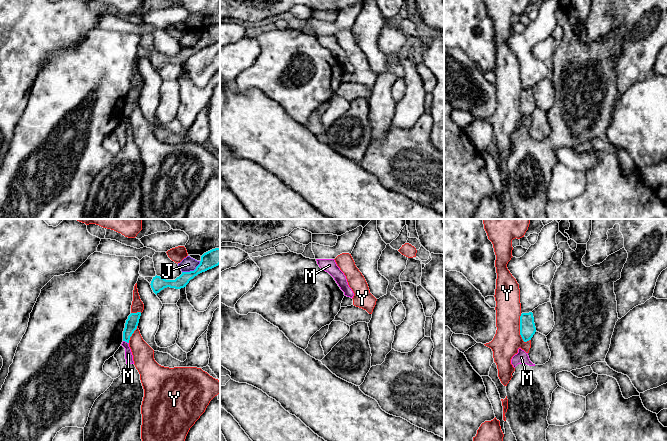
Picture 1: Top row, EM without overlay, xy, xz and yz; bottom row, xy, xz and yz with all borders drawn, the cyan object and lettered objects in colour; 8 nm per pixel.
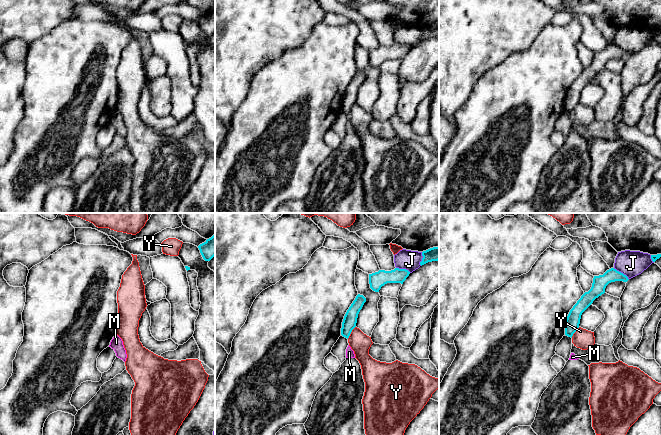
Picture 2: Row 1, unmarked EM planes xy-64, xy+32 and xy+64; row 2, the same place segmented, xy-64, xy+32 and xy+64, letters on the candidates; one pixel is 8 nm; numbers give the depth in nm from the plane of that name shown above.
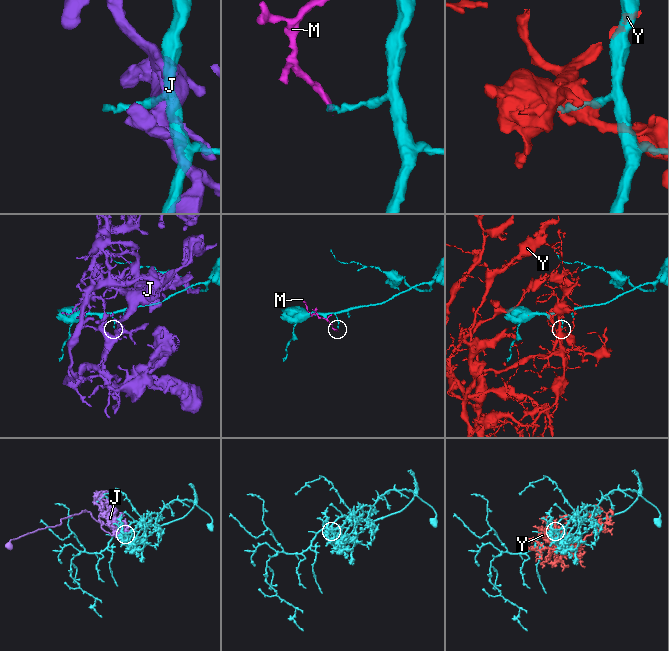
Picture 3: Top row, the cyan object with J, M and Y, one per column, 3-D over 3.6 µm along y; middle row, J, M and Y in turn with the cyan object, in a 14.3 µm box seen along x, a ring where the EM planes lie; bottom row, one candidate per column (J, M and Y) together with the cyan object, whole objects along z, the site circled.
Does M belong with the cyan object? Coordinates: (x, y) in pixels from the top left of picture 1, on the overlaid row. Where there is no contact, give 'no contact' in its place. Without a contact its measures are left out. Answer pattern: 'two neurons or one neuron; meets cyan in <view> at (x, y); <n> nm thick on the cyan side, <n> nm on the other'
two neurons; meets cyan in xy at (126, 341); 100 nm thick on the cyan side, 60 nm on the other

